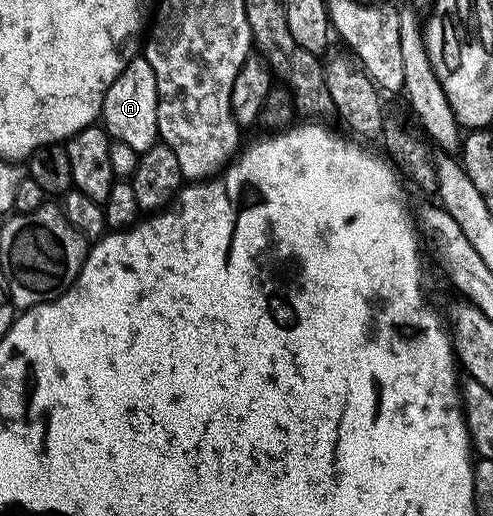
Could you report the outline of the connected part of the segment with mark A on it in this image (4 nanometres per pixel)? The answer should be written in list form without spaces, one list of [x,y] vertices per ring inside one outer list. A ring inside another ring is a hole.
[[[144,56],[132,58],[127,68],[119,72],[115,84],[107,88],[100,117],[105,129],[109,131],[110,139],[122,141],[138,152],[150,150],[152,146],[158,145],[155,72],[151,72],[151,64]]]

